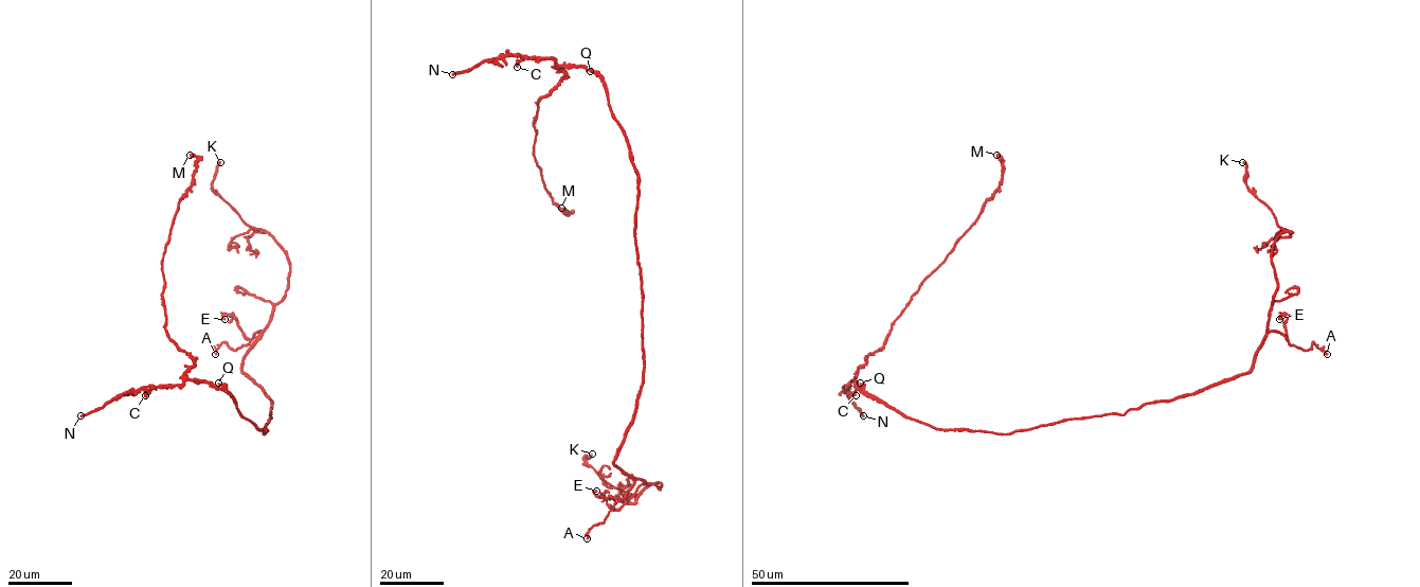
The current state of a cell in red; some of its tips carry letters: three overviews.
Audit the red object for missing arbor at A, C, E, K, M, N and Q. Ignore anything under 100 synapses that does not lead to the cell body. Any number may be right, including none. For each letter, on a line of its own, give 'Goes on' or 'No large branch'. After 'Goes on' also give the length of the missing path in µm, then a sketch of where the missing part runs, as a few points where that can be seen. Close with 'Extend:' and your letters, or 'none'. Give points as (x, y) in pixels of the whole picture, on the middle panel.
A: No large branch
C: No large branch
E: No large branch
K: Goes on. Missing length about 4 µm
M: No large branch
N: Goes on. Missing length about 50 µm
Q: No large branch
Extend: K, N

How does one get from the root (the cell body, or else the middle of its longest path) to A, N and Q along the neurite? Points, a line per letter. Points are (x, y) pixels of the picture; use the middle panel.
A: (634, 236), (642, 294), (643, 384), (634, 415), (613, 460), (634, 481), (606, 519), (592, 527), (587, 538)
N: (634, 236), (637, 171), (610, 108), (606, 84), (598, 75), (581, 66), (518, 55), (485, 59), (452, 74)
Q: (634, 236), (637, 171), (623, 129), (610, 108), (606, 84), (596, 72), (590, 71)

